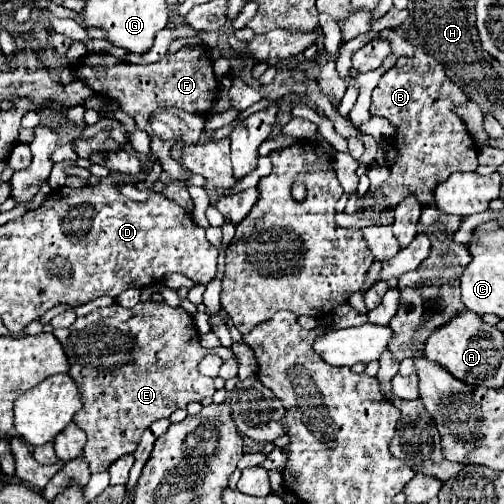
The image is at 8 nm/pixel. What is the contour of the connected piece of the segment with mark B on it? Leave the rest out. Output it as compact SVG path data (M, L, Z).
M417 49L413 57L401 57L393 69L389 69L385 75L381 75L381 81L373 91L373 101L371 101L369 111L371 111L371 115L385 117L395 127L393 145L397 149L397 155L395 155L395 163L389 167L389 171L391 171L389 179L379 187L379 193L383 197L373 195L373 201L365 201L365 197L363 197L363 199L359 199L359 207L369 209L369 207L383 203L389 209L389 207L397 207L407 195L413 195L423 207L435 207L433 191L439 183L447 181L447 177L455 171L475 171L479 165L477 163L477 147L475 147L463 119L459 119L453 113L453 107L467 103L467 101L469 101L467 95L455 83L451 83L447 79L441 63L437 63L423 49Z

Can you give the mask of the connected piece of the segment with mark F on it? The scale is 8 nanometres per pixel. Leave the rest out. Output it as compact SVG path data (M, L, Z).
M203 45L183 47L173 55L165 55L151 65L131 65L109 53L88 53L74 67L77 79L91 87L99 97L117 101L121 111L137 121L139 129L145 129L149 117L157 109L177 107L189 113L209 113L213 101L221 93L219 81L213 75L213 65Z

